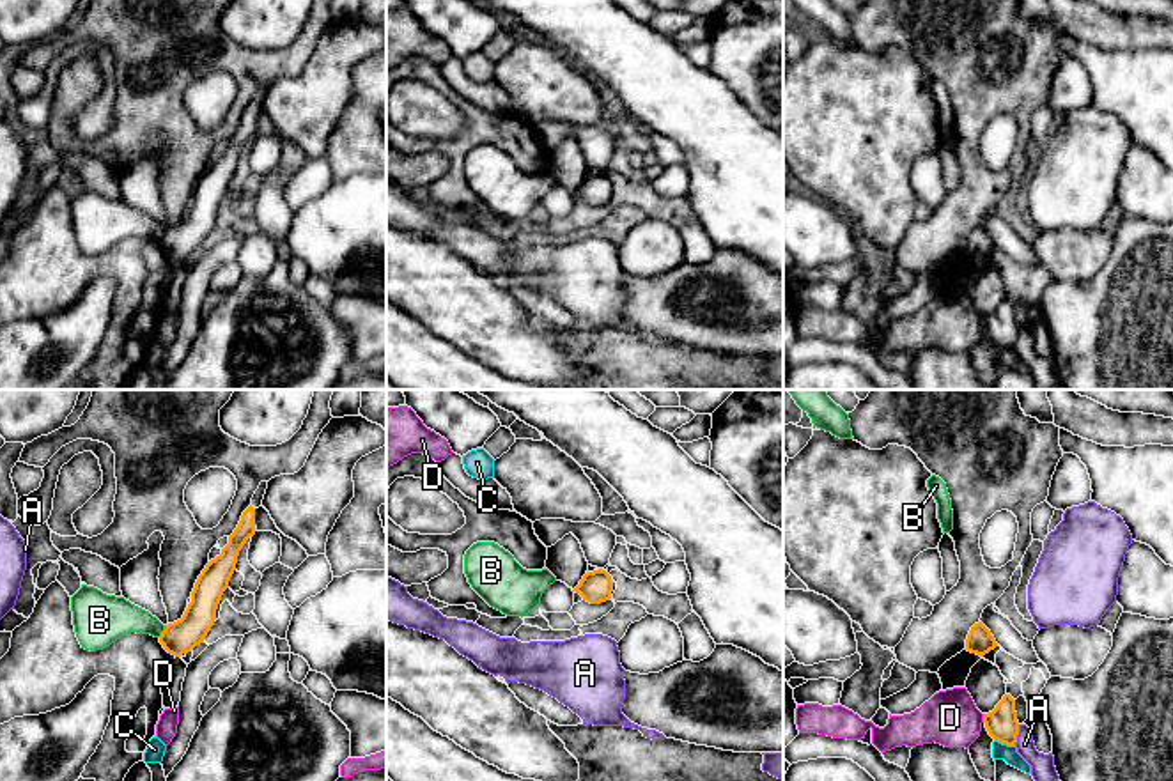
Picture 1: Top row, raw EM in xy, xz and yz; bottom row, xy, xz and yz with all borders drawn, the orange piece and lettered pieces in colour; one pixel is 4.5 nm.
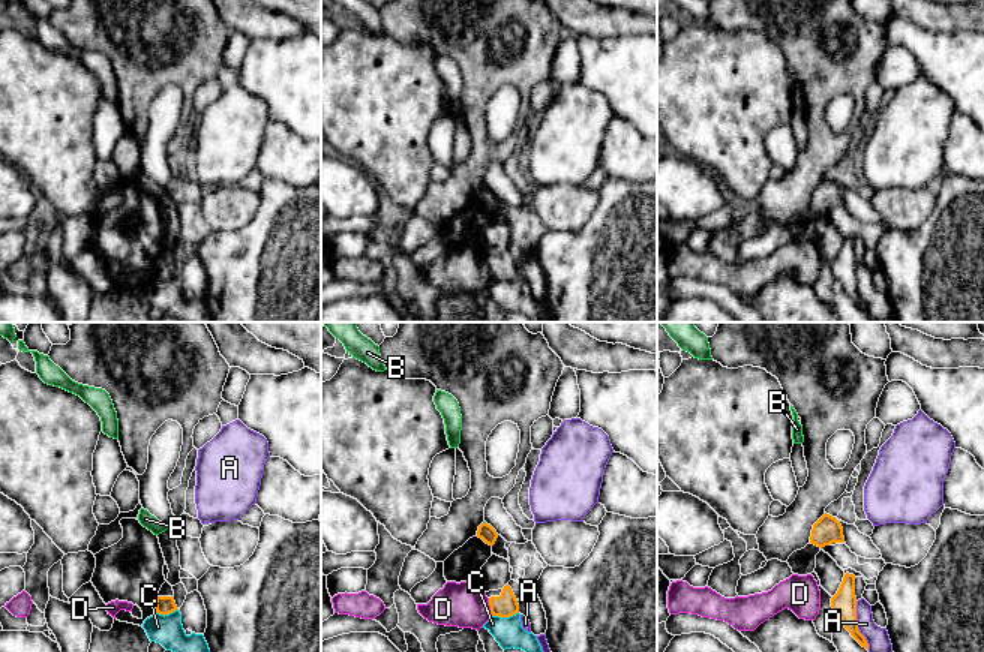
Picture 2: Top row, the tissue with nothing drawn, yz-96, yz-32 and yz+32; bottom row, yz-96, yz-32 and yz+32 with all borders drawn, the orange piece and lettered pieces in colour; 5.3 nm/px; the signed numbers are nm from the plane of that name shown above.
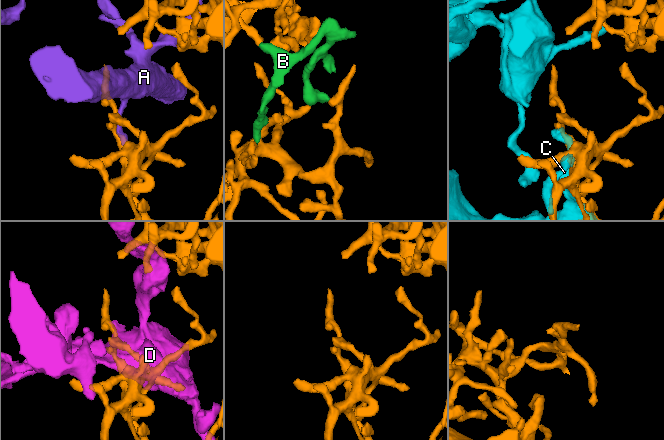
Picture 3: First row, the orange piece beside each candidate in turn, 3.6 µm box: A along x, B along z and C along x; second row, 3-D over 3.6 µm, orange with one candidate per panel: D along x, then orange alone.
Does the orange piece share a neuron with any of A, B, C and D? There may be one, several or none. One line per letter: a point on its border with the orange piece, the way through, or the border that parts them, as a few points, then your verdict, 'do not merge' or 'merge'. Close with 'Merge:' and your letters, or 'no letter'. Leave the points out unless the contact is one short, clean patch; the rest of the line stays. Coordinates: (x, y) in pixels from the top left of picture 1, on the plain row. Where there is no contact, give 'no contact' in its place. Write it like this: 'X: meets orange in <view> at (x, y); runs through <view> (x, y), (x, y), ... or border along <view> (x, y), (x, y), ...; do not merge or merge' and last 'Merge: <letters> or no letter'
A: meets orange in yz at (1017, 337); do not merge
B: meets orange in xy at (163, 234); border along xy (167, 229), (158, 239); do not merge
C: meets orange in yz at (1005, 346); do not merge
D: meets orange in yz at (984, 321); do not merge
Merge: no letter

